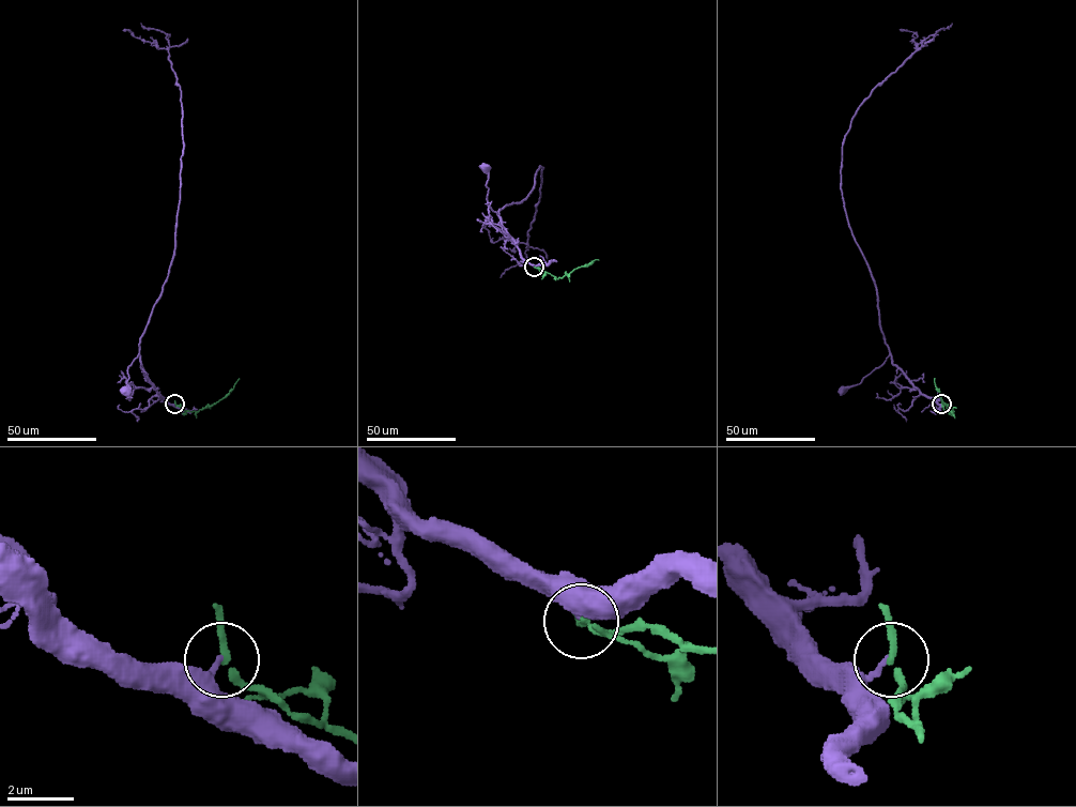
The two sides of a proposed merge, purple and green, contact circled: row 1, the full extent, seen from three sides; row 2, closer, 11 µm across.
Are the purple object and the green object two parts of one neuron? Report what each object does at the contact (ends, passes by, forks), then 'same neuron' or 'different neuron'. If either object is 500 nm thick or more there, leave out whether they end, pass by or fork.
purple ends; green passes by; different neuron

